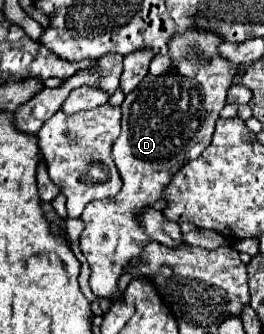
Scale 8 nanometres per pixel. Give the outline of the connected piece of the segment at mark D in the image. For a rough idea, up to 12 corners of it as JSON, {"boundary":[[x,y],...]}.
{"boundary":[[174,36],[122,102],[124,180],[86,206],[96,296],[150,242],[138,214],[212,142],[238,72]]}

